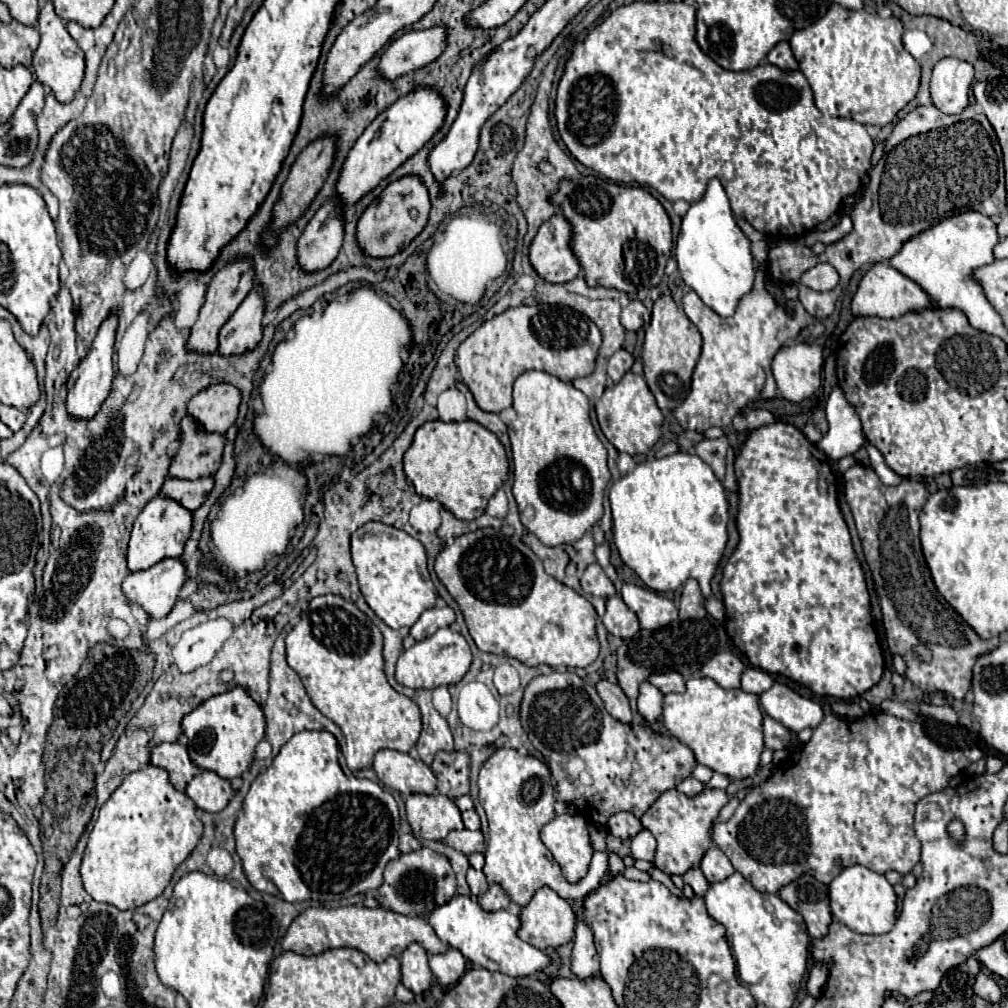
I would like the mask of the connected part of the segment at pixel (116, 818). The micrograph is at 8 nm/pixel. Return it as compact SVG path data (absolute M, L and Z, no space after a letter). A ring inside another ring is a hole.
M146 764L144 768L128 774L124 782L112 792L112 796L102 804L98 820L90 830L90 838L84 850L80 876L86 892L98 900L112 904L120 910L138 908L154 898L158 898L168 886L174 870L190 856L202 836L202 822L196 816L196 806L184 792L178 792L164 768Z

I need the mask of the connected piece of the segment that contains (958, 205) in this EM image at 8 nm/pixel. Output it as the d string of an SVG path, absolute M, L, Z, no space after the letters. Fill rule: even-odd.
M918 106L896 124L890 138L886 140L886 154L882 156L878 166L874 166L874 170L862 178L857 191L864 195L864 198L856 206L852 206L854 196L846 198L846 214L854 222L852 234L826 246L824 254L816 256L804 244L804 240L782 240L778 246L770 248L770 274L778 282L788 282L788 284L798 282L800 276L808 268L812 268L820 262L828 262L836 268L840 282L830 292L812 292L808 286L800 284L800 300L802 300L806 312L818 320L826 320L834 312L834 302L846 288L850 276L864 264L876 264L876 262L892 258L902 248L904 242L908 242L916 234L932 228L934 224L938 224L940 220L944 220L948 216L976 210L976 212L982 212L984 216L992 218L992 216L1000 216L1006 210L1004 170L1002 170L1002 156L1000 156L996 132L994 132L994 128L990 128L988 118L980 112L976 112L972 106L968 106L962 114L956 114L956 116L942 114L936 106Z

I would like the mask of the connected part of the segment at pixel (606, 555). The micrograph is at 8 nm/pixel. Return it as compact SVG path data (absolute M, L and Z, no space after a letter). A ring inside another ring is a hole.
M596 546L594 554L596 554L596 562L602 566L602 570L606 572L606 576L608 576L612 582L618 582L616 570L614 570L614 566L610 564L610 550L608 550L608 546Z

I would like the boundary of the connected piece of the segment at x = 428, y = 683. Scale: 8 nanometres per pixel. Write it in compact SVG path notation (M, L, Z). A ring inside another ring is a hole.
M440 628L434 636L416 642L412 648L402 652L402 656L396 662L396 680L406 688L448 686L462 680L462 676L470 668L470 662L472 662L472 652L464 636L450 628Z

